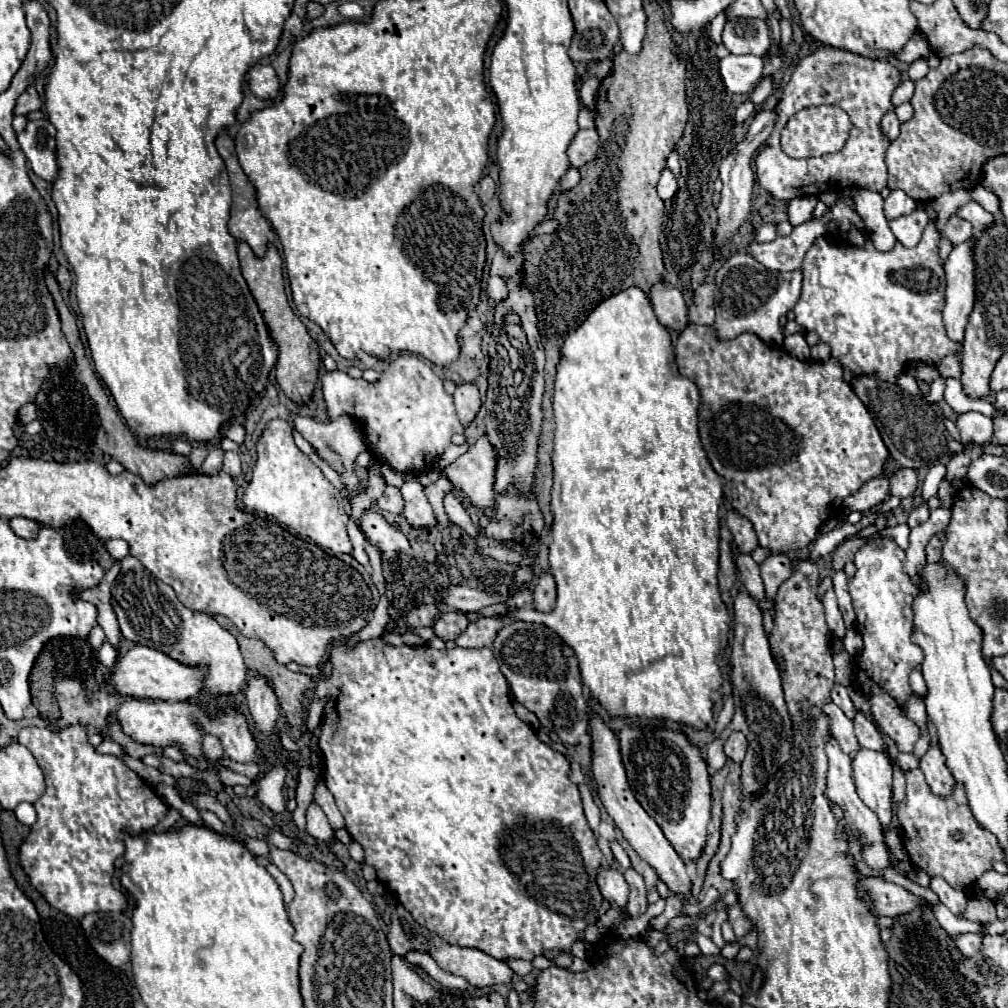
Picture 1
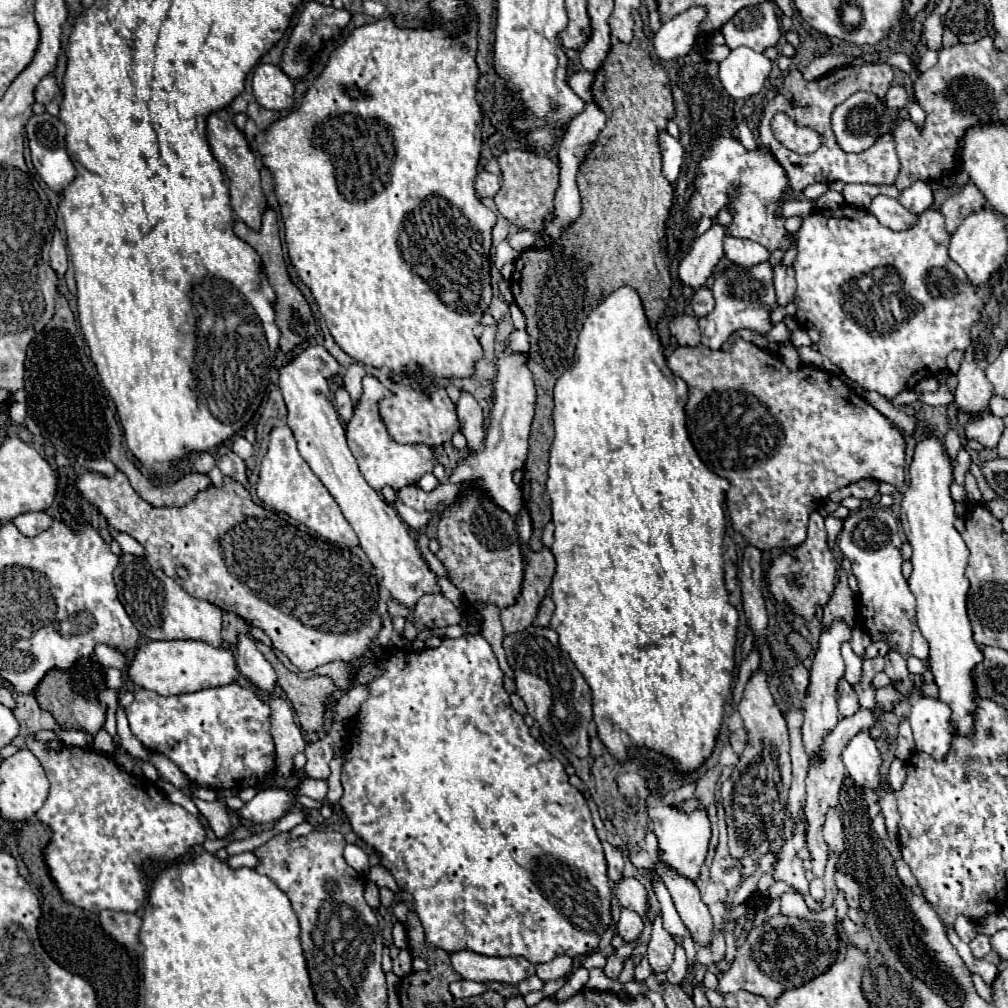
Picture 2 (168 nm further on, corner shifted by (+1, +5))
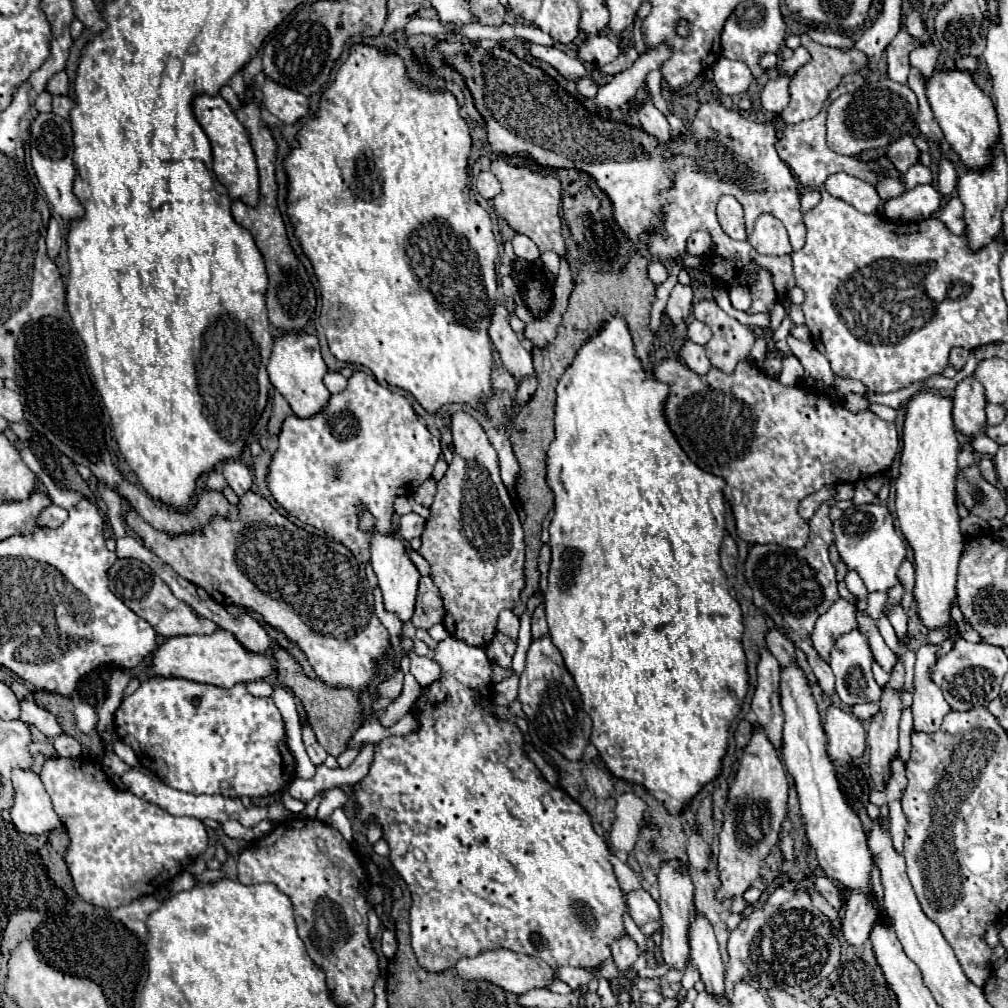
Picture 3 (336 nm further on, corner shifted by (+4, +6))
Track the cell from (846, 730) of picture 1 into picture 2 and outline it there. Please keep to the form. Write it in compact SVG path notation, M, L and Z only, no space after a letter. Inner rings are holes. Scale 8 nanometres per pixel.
M796 665L796 667L790 671L790 679L792 679L792 683L794 683L794 687L796 687L796 691L798 691L800 695L806 695L806 693L808 693L810 671L808 671L806 667Z

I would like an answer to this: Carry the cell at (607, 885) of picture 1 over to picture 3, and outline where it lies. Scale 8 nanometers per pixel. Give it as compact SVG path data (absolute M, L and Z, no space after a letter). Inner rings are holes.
M645 890L629 892L627 906L629 906L629 916L633 918L633 922L639 926L639 930L647 938L651 938L657 930L661 930L659 904L651 898L649 892L645 892Z

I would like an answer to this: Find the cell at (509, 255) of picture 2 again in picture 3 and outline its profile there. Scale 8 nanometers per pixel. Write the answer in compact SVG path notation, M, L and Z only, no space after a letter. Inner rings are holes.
M515 234L513 240L511 240L511 244L513 244L516 257L529 262L533 262L535 258L539 258L539 254L541 254L541 252L537 250L537 246L535 246L527 236L523 236L523 234Z

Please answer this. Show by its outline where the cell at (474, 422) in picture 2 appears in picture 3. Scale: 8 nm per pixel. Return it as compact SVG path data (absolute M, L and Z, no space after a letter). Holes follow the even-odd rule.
M457 412L451 422L453 434L453 462L447 474L437 482L437 494L429 506L429 518L421 534L421 548L417 550L431 566L431 578L441 592L445 616L443 626L449 636L469 642L469 646L489 646L493 634L497 632L497 618L501 610L511 610L519 600L519 592L525 584L523 562L525 562L525 542L523 526L519 522L513 500L501 482L497 452L489 444L481 424L465 414Z

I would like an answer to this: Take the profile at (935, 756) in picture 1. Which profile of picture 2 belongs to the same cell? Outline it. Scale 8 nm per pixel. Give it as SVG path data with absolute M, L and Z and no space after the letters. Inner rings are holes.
M918 699L912 705L910 725L914 733L916 751L932 755L932 759L944 759L950 751L952 727L950 727L950 707L940 699Z

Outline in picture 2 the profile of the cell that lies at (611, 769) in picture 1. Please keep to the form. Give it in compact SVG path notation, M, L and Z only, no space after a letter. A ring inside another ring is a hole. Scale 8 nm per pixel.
M664 861L656 863L656 875L670 891L676 911L692 933L692 939L700 945L708 945L712 937L712 915L702 903L696 883L692 883L692 879L684 879L684 875L678 871L672 871L672 867L668 867Z

